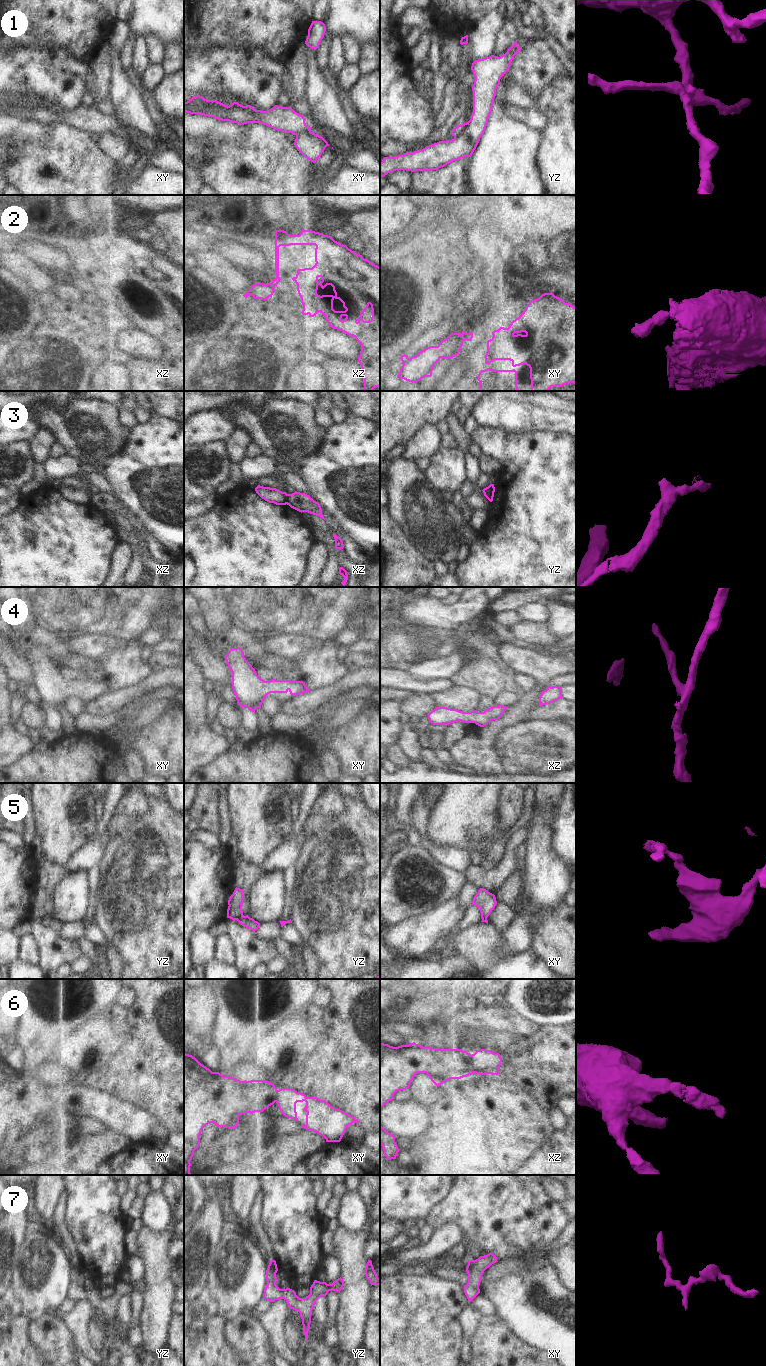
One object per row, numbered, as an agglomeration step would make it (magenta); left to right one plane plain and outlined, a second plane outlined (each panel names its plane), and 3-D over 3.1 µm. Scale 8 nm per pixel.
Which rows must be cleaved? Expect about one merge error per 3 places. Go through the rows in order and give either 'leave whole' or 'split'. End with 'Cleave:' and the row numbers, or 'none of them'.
1: split
2: split
3: split
4: leave whole
5: split
6: leave whole
7: leave whole
Cleave: 1, 2, 3, 5

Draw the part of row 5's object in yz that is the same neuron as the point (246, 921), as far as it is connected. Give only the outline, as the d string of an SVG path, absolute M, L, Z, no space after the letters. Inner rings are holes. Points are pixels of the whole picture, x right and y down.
M248 915L242 916L237 920L241 925L246 928L253 930L254 932L259 928L260 923L255 921L253 918L250 918Z

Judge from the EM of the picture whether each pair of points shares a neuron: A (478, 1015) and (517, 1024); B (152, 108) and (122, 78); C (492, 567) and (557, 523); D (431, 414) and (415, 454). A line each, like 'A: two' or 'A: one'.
A: one
B: two
C: one
D: two

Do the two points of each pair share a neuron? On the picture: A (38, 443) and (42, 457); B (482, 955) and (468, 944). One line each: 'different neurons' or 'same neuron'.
A: same neuron
B: same neuron

